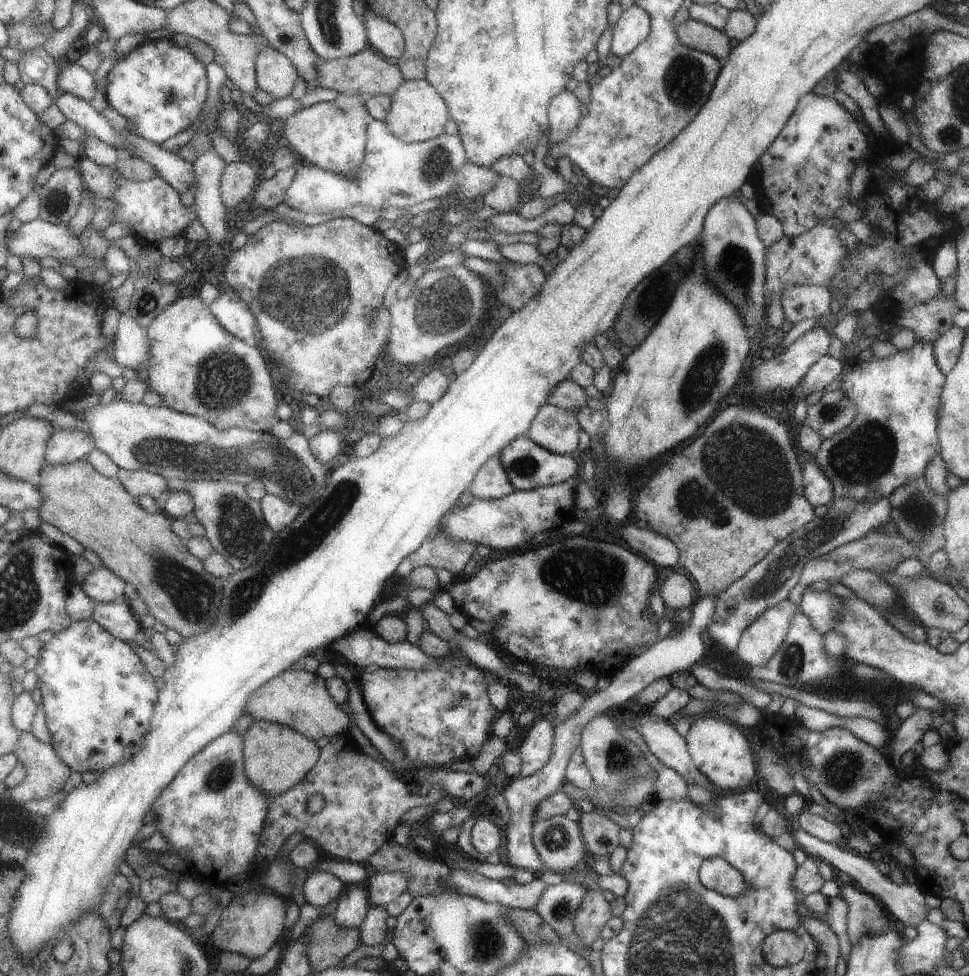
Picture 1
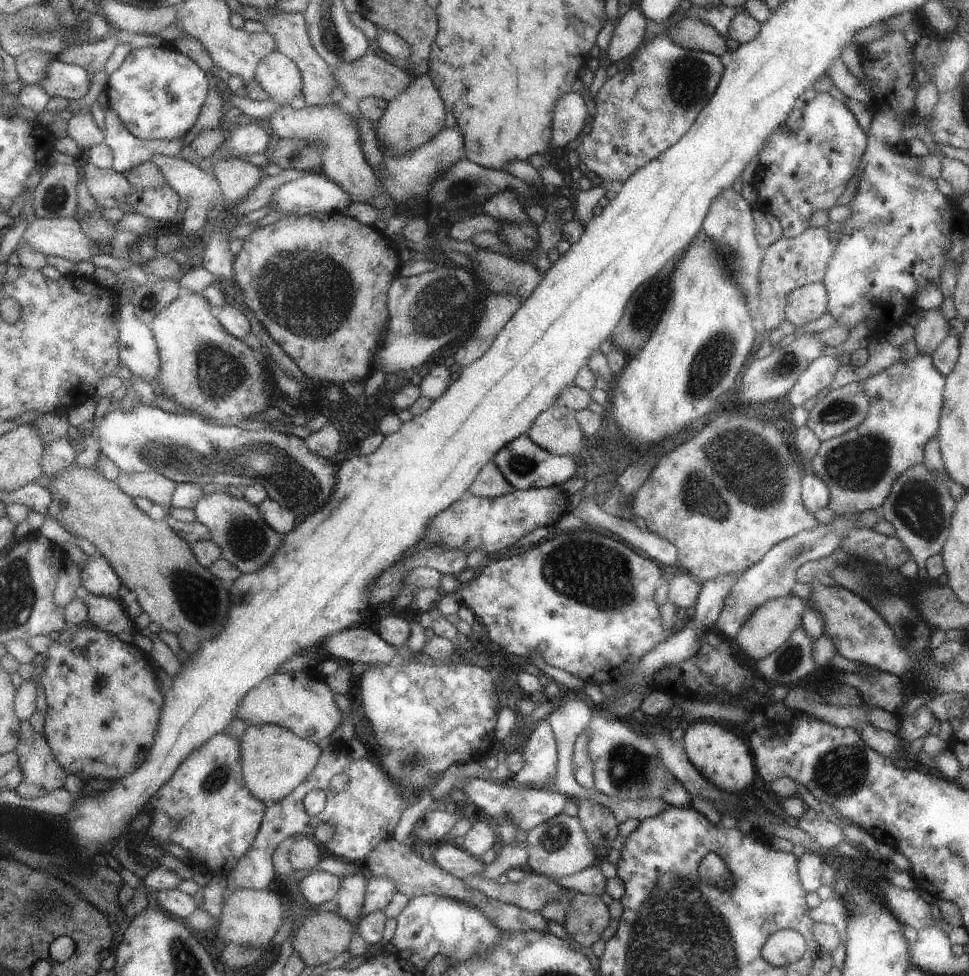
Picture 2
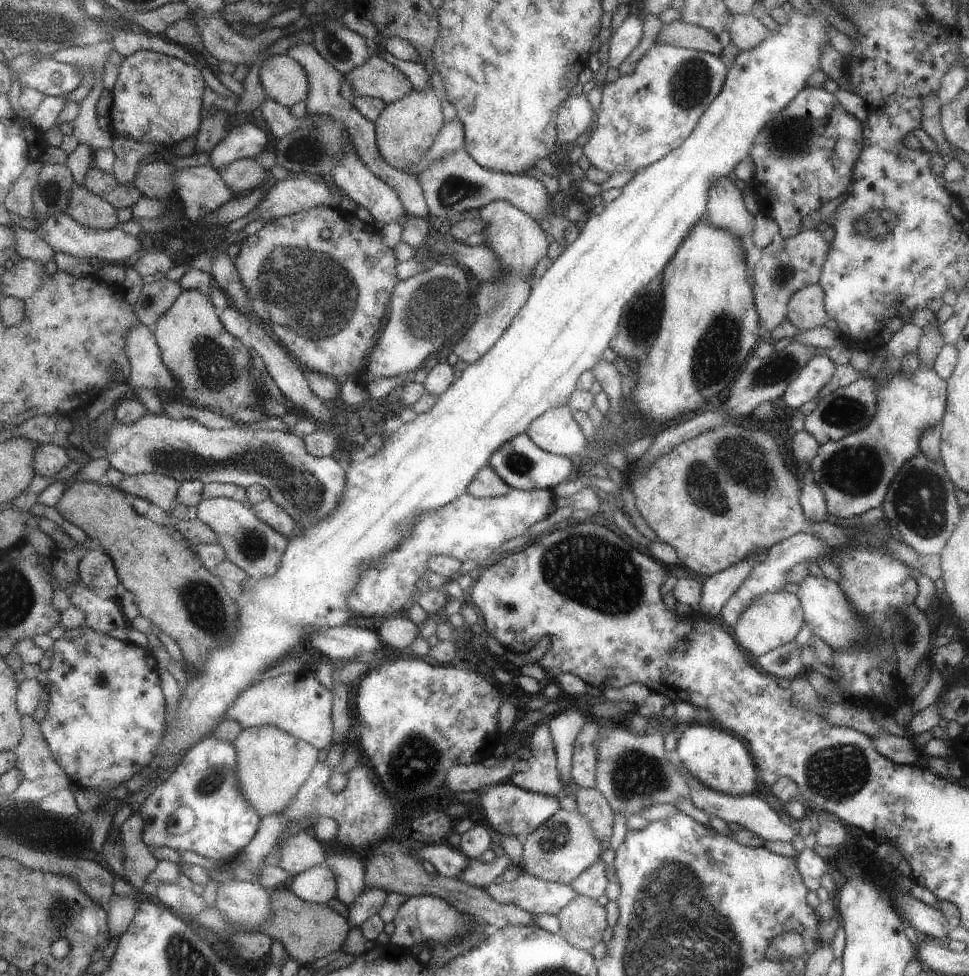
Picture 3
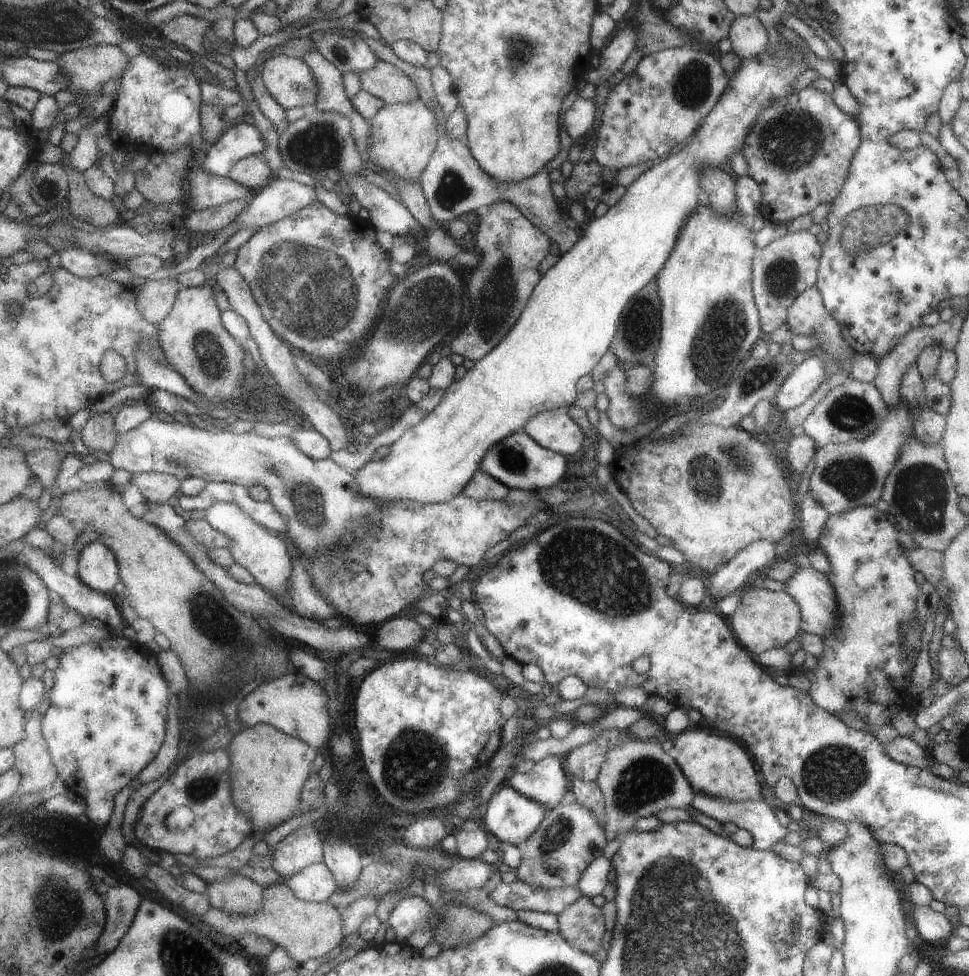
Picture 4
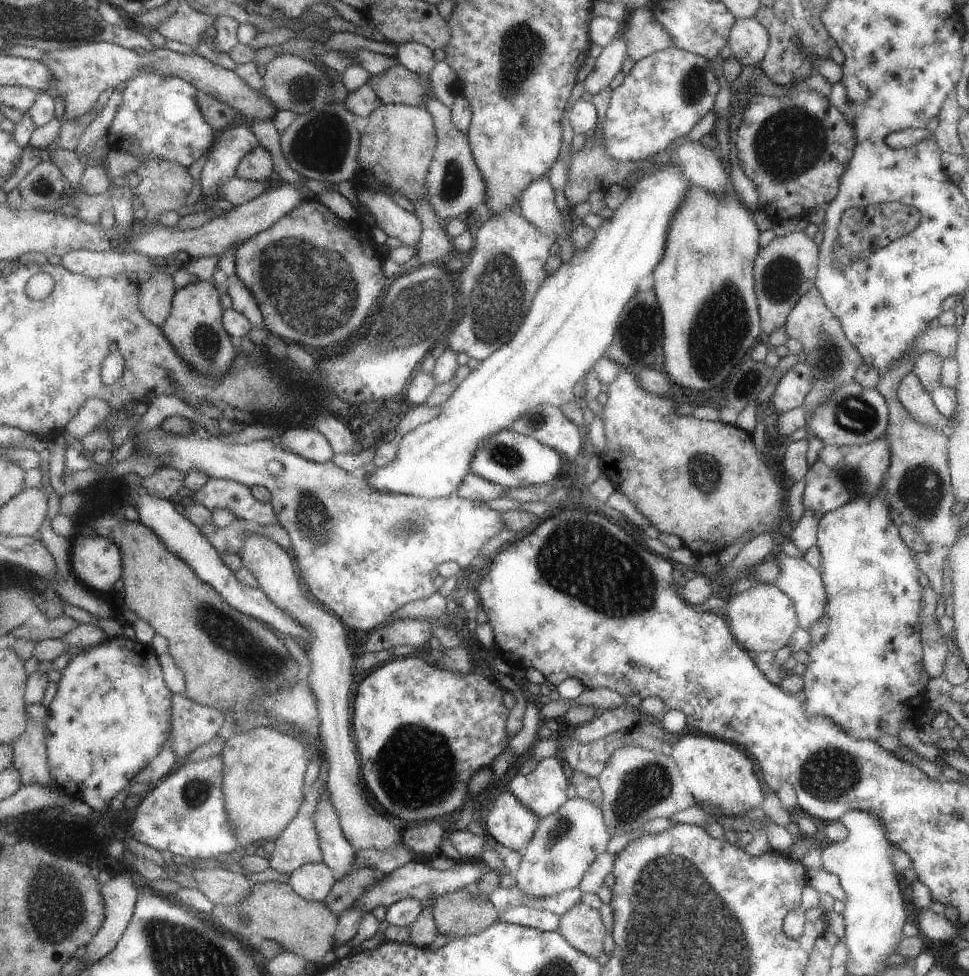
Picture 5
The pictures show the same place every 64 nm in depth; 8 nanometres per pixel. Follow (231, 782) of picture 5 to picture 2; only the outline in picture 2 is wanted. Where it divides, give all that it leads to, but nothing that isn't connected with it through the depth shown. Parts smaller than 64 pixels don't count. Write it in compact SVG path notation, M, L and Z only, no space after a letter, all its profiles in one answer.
M275 724L249 726L247 732L243 734L241 742L243 742L243 778L247 778L247 788L251 790L251 794L255 794L255 798L265 802L267 806L283 801L283 798L287 798L293 790L302 786L303 782L306 782L307 778L314 773L319 758L323 755L321 748L315 742L311 742L307 738L301 738L294 731Z

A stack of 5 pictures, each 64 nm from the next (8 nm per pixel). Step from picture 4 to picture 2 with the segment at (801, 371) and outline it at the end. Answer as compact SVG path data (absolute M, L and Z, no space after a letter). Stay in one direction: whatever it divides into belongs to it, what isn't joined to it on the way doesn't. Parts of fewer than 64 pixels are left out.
M821 354L819 358L815 358L803 373L799 374L792 388L787 390L787 402L796 407L803 405L805 400L824 393L829 389L839 366L840 362L831 356Z

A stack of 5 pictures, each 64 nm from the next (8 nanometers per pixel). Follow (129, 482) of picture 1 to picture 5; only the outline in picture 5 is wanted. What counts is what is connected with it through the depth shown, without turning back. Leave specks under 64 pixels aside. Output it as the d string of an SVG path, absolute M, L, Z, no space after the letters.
M169 467L160 468L153 474L143 476L139 487L145 488L151 496L170 499L184 487L185 480L186 475L181 474L179 470L169 470Z

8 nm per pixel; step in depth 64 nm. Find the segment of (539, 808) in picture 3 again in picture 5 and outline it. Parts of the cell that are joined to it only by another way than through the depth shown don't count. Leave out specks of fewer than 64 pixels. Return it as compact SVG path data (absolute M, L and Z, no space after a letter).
M501 792L490 804L485 818L485 833L506 848L521 852L531 841L539 816L511 792Z

